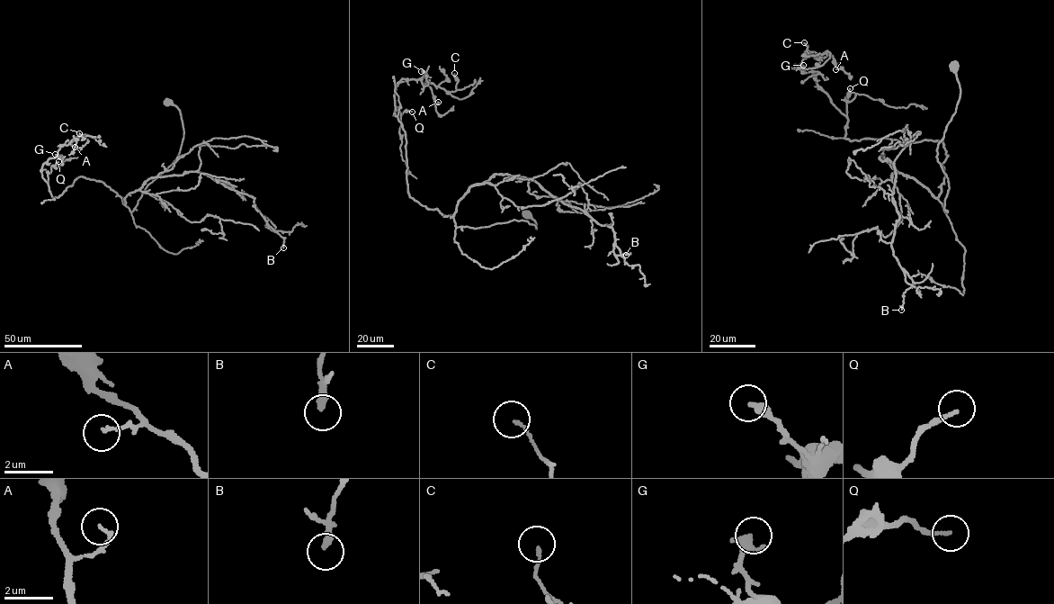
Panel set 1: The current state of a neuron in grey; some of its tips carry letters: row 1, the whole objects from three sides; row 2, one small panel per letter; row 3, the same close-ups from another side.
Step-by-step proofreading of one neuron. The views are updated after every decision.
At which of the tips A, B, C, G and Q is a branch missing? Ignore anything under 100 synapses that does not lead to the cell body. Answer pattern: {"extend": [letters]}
{"extend": []}

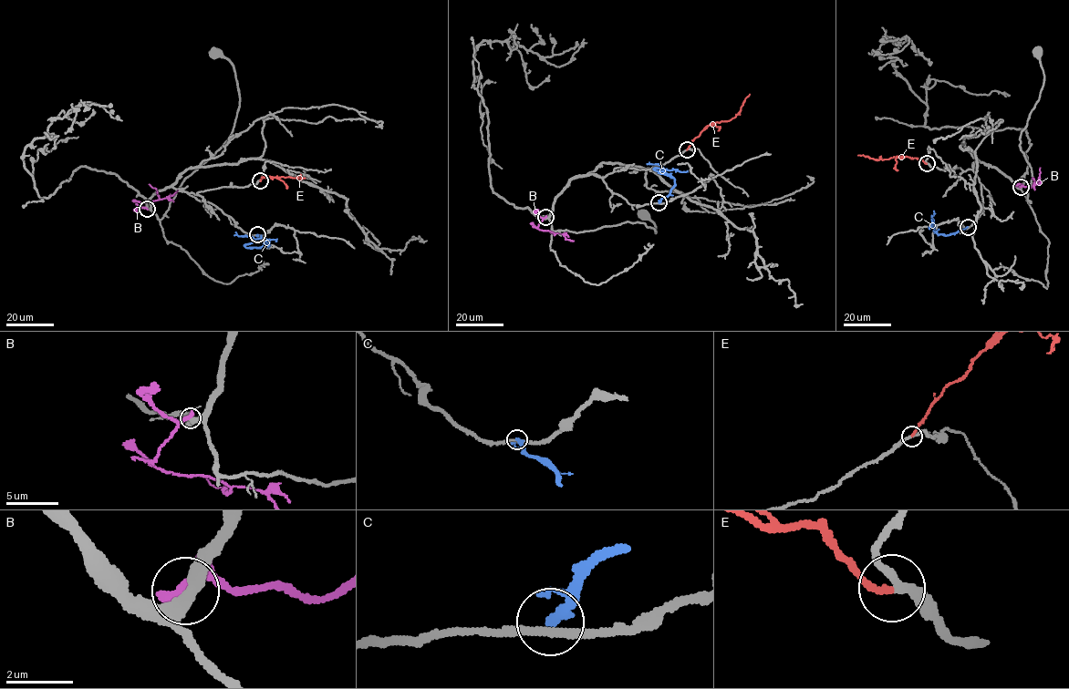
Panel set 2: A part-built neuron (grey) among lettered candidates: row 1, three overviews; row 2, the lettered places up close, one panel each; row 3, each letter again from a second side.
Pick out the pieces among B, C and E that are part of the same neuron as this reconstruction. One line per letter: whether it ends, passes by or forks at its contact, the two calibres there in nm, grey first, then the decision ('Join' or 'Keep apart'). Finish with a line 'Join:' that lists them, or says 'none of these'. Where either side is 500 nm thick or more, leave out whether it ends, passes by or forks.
B: It ends there. Thickness 400 nm (grey) against 340 nm. Keep apart
C: It ends there. Thickness 240 nm (grey) against 320 nm. Keep apart
E: It ends there. Thickness 220 nm (grey) against 180 nm. Join
Join: E

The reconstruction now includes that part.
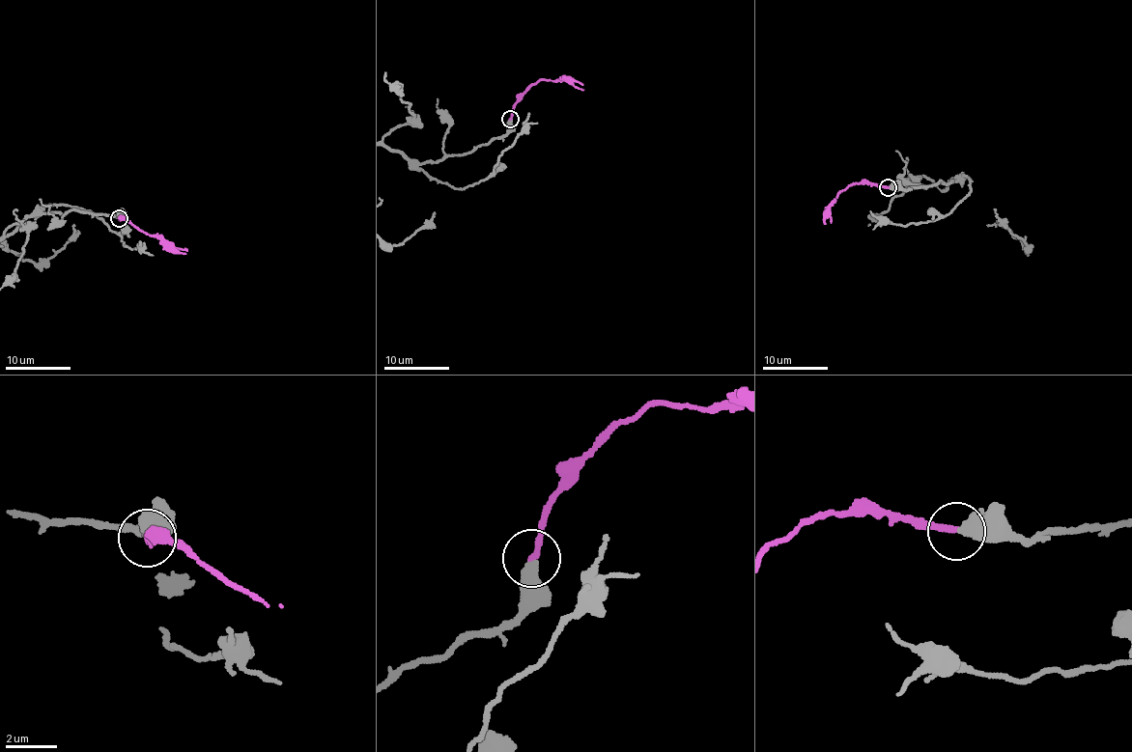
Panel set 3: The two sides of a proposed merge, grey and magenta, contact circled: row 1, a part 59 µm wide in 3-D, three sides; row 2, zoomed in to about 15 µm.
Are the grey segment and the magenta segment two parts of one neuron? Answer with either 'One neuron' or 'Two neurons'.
One neuron

